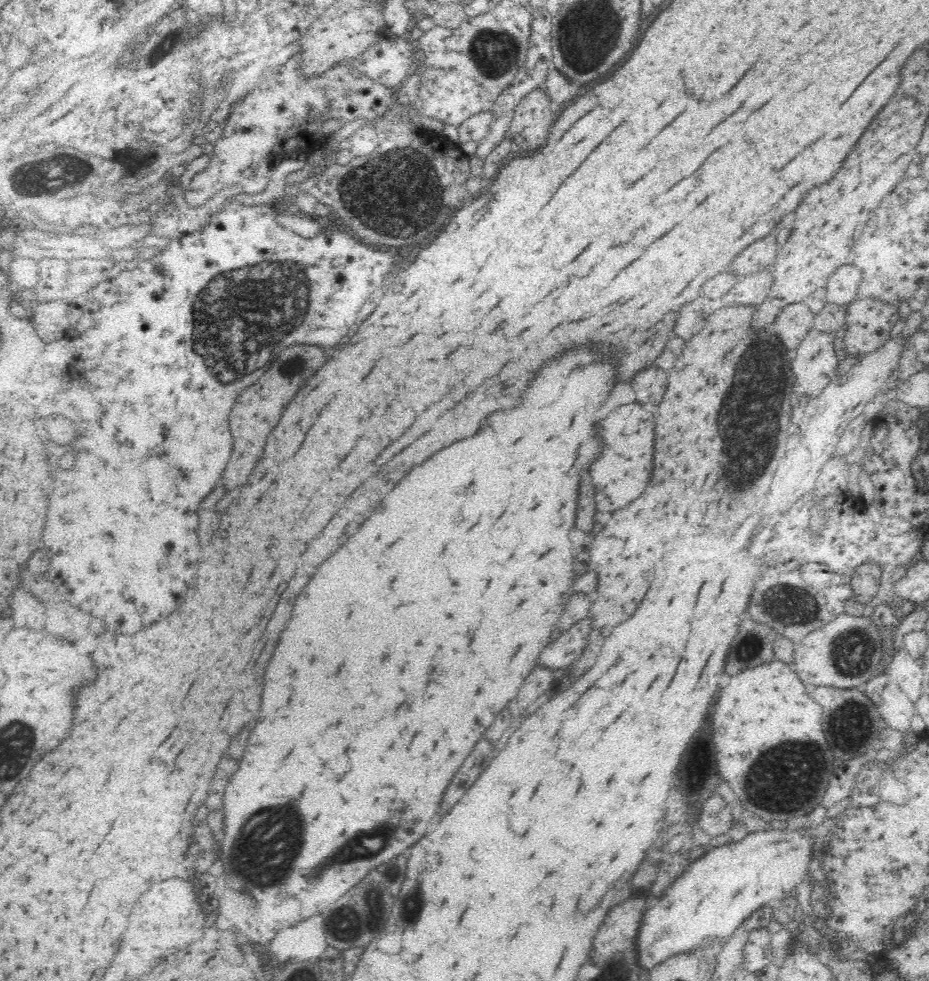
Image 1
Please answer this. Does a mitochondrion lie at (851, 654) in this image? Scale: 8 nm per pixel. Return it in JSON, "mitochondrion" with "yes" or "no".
{"mitochondrion":"yes"}

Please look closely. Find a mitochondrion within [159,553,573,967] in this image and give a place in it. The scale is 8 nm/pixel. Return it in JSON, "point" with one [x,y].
{"point":[267,822]}

